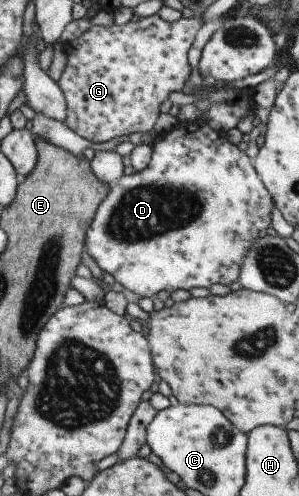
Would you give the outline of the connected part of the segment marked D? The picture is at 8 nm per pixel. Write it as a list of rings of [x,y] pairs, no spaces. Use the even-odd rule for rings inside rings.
[[[202,119],[195,122],[181,122],[169,133],[158,135],[151,147],[152,157],[149,166],[133,175],[122,176],[111,187],[112,191],[109,193],[107,201],[101,205],[96,222],[89,229],[89,239],[87,239],[89,253],[103,267],[103,272],[111,274],[115,278],[115,282],[121,283],[125,289],[136,293],[139,297],[151,298],[153,295],[158,295],[159,291],[191,290],[193,287],[211,288],[211,285],[217,284],[229,286],[230,283],[238,282],[241,263],[243,263],[245,255],[249,253],[253,241],[257,241],[259,237],[266,235],[268,230],[272,230],[271,212],[273,207],[276,207],[265,183],[252,165],[251,159],[247,153],[238,149],[237,145],[229,142],[227,132],[215,131]]]

